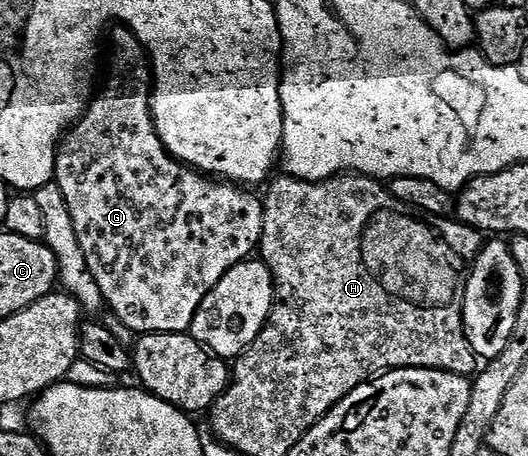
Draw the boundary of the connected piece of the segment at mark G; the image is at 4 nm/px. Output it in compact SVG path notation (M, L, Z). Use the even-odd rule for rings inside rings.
M115 27L110 30L111 54L107 57L107 78L102 78L101 88L92 96L86 113L70 126L69 132L62 138L55 154L55 175L53 181L60 185L61 191L68 203L69 213L76 228L77 239L80 240L81 250L85 253L85 260L93 279L101 289L106 308L120 320L133 334L145 333L186 333L190 330L193 319L209 291L217 287L221 278L243 261L248 260L258 250L261 231L263 230L263 203L254 197L250 188L238 183L216 179L208 174L200 173L189 165L184 165L170 151L166 149L159 138L155 120L151 114L153 104L153 70L147 50L137 39L133 30L126 27Z

